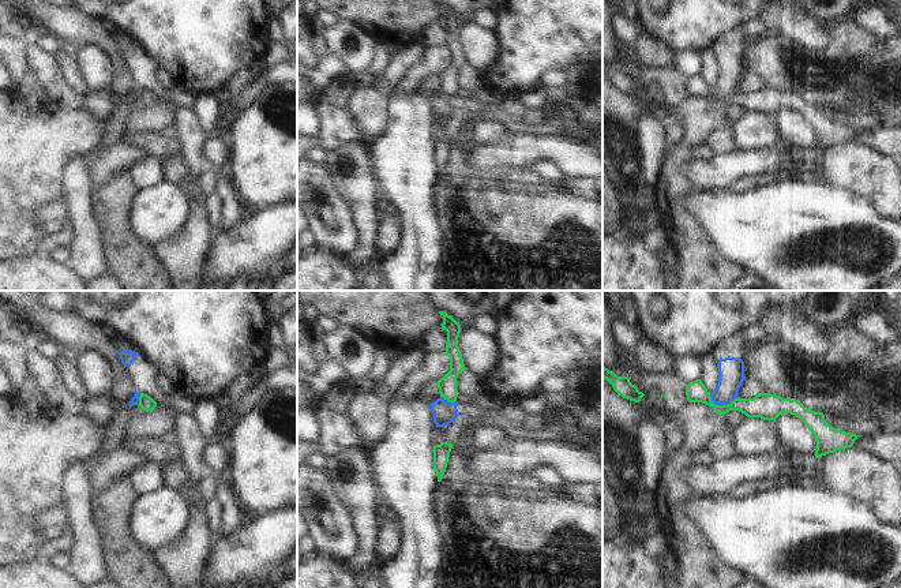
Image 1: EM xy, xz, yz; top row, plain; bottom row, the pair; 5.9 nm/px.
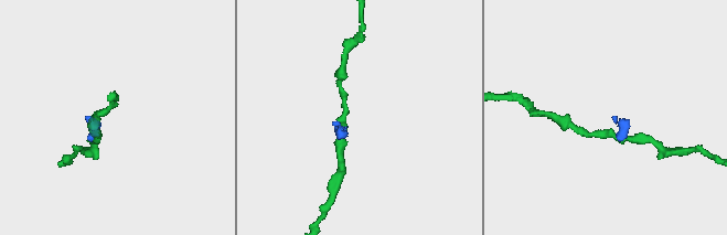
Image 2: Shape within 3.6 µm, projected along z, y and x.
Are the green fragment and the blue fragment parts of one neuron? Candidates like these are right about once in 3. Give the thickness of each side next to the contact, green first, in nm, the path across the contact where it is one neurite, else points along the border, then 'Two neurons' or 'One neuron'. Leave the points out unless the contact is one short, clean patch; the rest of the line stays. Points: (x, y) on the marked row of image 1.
Thickness 150 nm (green) against 160 nm. Boundary: yz (709, 393), (716, 404), (729, 404), (738, 397). Two neurons

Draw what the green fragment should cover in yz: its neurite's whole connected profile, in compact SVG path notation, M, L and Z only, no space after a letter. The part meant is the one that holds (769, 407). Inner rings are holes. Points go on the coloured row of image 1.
M701 379L687 385L686 396L688 402L706 404L722 416L729 411L739 411L747 417L761 417L763 420L776 420L781 413L795 415L814 434L816 442L816 458L837 450L852 447L859 437L856 434L845 432L831 427L825 420L825 415L822 412L815 412L806 408L796 398L782 398L770 393L759 393L754 398L737 397L728 405L716 405Z

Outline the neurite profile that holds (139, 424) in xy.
M170 396L166 397L169 402L168 407L157 404L157 407L149 412L143 411L139 405L129 404L125 407L125 411L123 412L125 417L125 438L121 447L127 449L127 443L132 439L158 439L166 431L173 430L176 411L170 405Z

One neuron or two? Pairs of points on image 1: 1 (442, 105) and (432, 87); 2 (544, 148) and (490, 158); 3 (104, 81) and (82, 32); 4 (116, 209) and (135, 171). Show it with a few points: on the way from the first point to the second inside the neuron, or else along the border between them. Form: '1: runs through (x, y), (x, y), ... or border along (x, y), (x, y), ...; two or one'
1: border along (440, 92), (430, 98); two
2: runs through (530, 148), (515, 148), (503, 152); one
3: border along (74, 51), (98, 47), (113, 67); two
4: border along (126, 169), (139, 188); two

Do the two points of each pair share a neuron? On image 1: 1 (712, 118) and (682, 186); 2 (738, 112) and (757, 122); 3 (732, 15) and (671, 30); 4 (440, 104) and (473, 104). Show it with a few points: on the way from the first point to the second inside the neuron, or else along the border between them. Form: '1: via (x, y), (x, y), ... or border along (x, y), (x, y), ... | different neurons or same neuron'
1: via (695, 134), (674, 158), (674, 169) | same neuron
2: border along (746, 111), (734, 126) | different neurons
3: via (717, 17), (699, 17), (686, 27) | same neuron
4: via (449, 104), (465, 104) | same neuron

